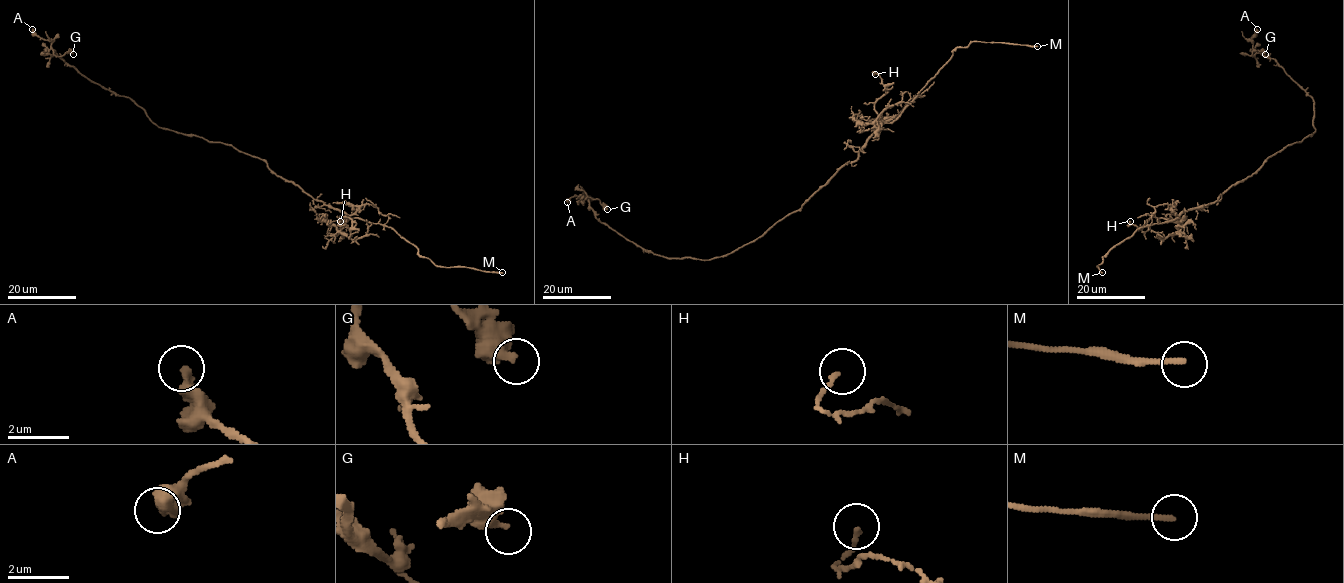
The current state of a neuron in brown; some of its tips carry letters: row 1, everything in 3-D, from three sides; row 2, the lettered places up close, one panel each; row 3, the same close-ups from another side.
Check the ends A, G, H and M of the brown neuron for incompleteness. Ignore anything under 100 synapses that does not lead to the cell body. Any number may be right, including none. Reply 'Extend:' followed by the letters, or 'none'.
Extend: M

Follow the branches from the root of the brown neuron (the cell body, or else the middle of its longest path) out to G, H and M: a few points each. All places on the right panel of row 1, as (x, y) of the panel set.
G: (1260, 167), (1287, 145), (1315, 131), (1312, 98), (1273, 59), (1253, 52), (1254, 56), (1265, 54)
H: (1260, 167), (1232, 185), (1214, 203), (1190, 208), (1175, 222), (1152, 216), (1139, 228), (1127, 225), (1130, 221)
M: (1260, 167), (1232, 185), (1212, 203), (1190, 208), (1167, 222), (1139, 228), (1103, 257), (1097, 266), (1102, 272)

